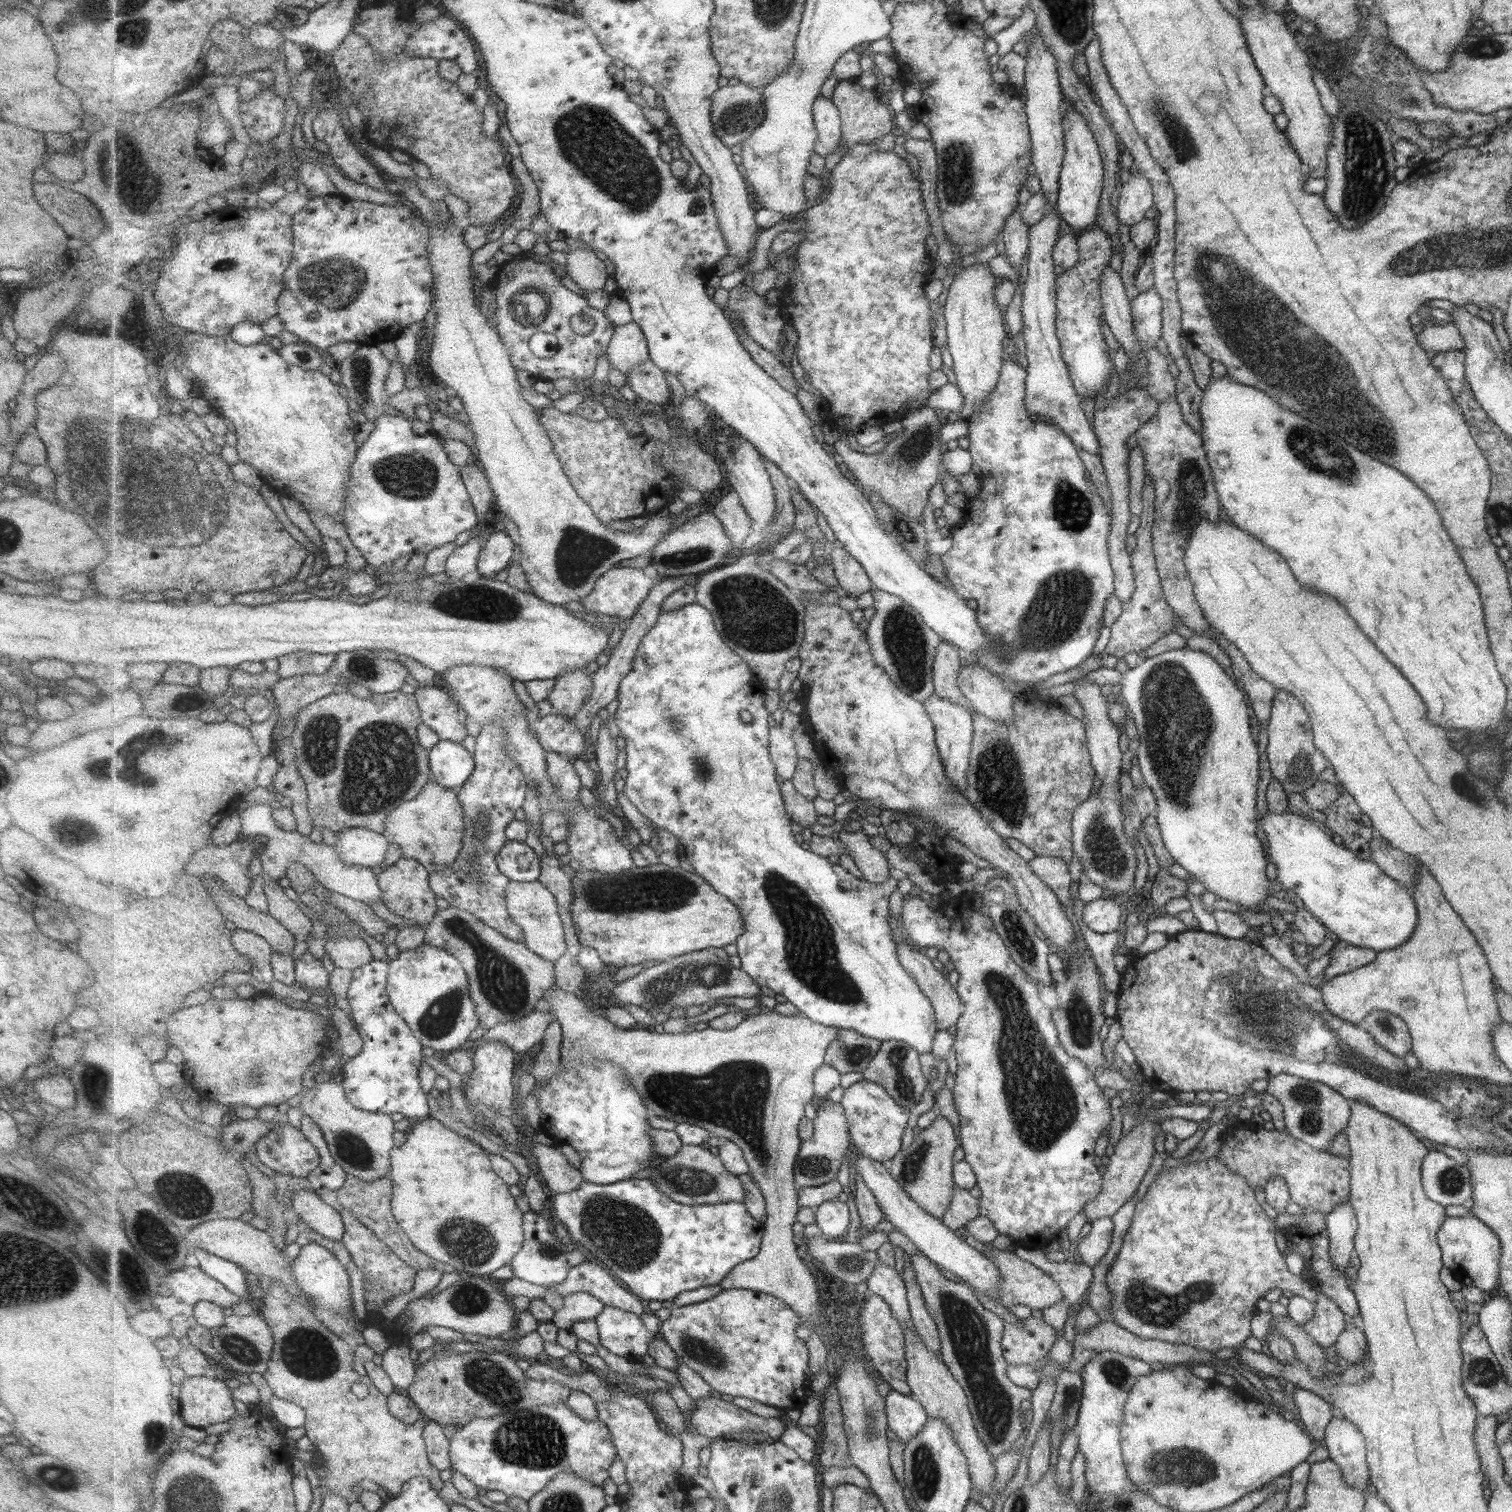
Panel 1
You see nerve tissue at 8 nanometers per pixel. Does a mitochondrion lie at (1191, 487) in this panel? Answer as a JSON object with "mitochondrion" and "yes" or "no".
{"mitochondrion":"yes"}

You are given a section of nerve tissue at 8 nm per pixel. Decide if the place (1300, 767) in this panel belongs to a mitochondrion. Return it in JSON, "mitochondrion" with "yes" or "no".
{"mitochondrion":"yes"}

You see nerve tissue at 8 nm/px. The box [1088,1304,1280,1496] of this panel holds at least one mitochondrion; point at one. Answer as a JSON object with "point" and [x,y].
{"point":[1182,1467]}

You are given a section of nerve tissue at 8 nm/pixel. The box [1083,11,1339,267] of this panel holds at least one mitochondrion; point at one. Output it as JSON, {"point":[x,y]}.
{"point":[1178,136]}

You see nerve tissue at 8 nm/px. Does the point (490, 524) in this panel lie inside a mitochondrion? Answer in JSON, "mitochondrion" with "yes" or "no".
{"mitochondrion":"no"}

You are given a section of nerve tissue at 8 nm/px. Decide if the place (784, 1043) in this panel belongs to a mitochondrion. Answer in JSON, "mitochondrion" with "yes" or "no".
{"mitochondrion":"no"}

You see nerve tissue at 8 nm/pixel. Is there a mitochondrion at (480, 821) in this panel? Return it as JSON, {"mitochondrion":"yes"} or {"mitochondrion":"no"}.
{"mitochondrion":"yes"}

